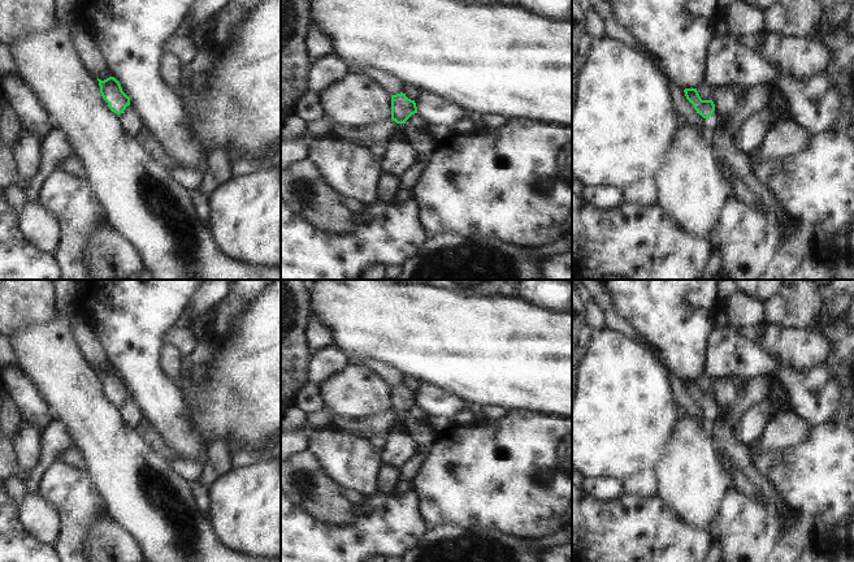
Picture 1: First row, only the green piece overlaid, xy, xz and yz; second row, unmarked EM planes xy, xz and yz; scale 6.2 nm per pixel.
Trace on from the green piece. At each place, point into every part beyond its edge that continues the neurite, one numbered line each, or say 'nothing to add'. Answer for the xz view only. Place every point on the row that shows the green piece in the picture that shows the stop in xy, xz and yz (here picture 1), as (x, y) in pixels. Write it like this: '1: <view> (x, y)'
nothing to add

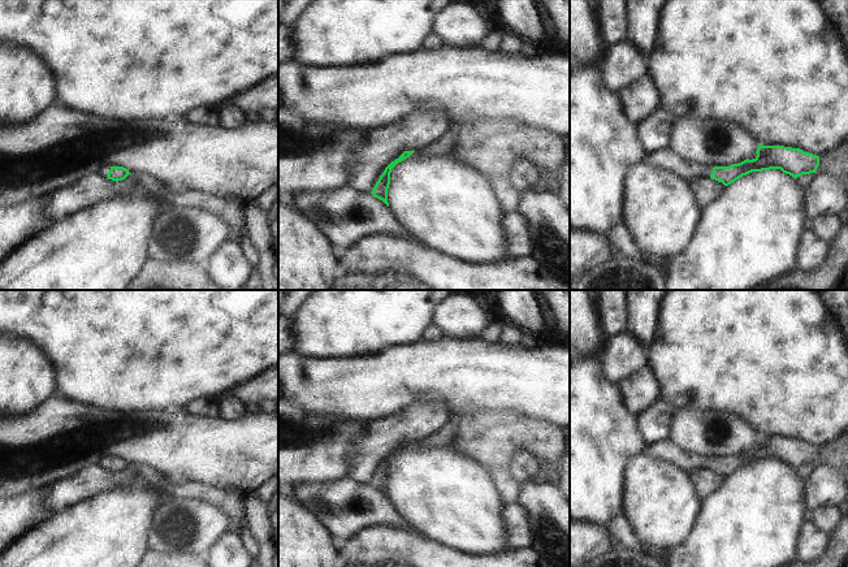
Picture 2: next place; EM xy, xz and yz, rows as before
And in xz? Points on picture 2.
nothing to add

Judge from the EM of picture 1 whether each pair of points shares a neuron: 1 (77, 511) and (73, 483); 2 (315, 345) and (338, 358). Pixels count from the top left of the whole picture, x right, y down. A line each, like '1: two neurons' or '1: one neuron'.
1: one neuron
2: two neurons

